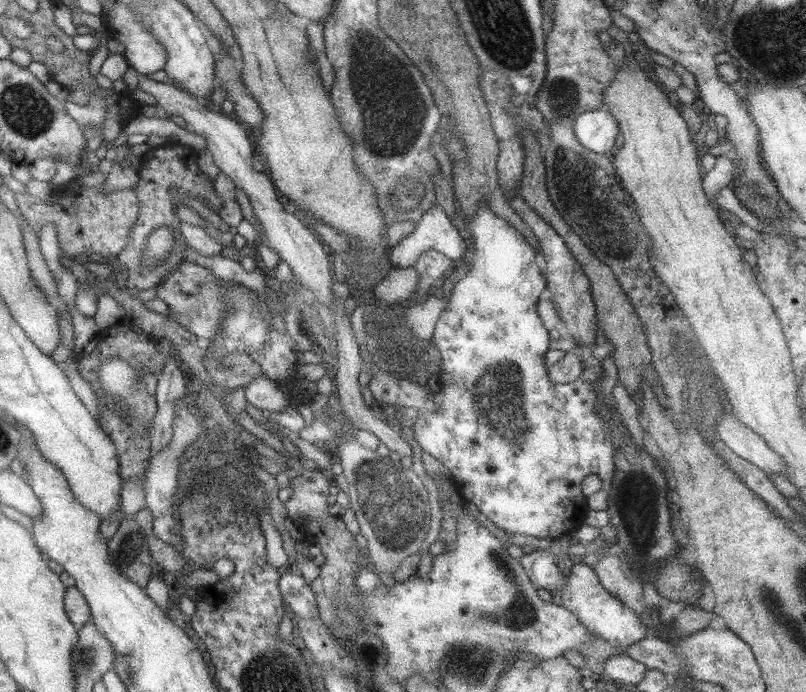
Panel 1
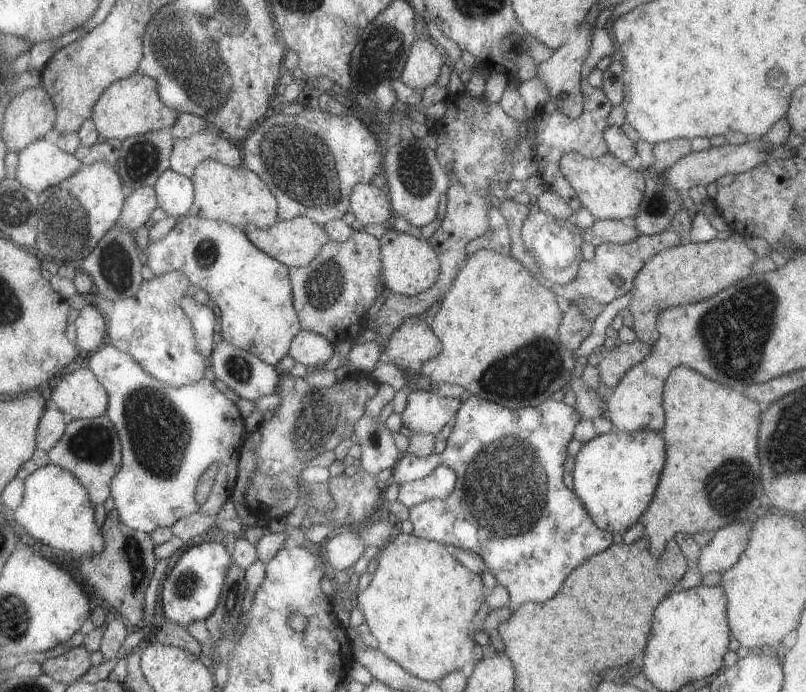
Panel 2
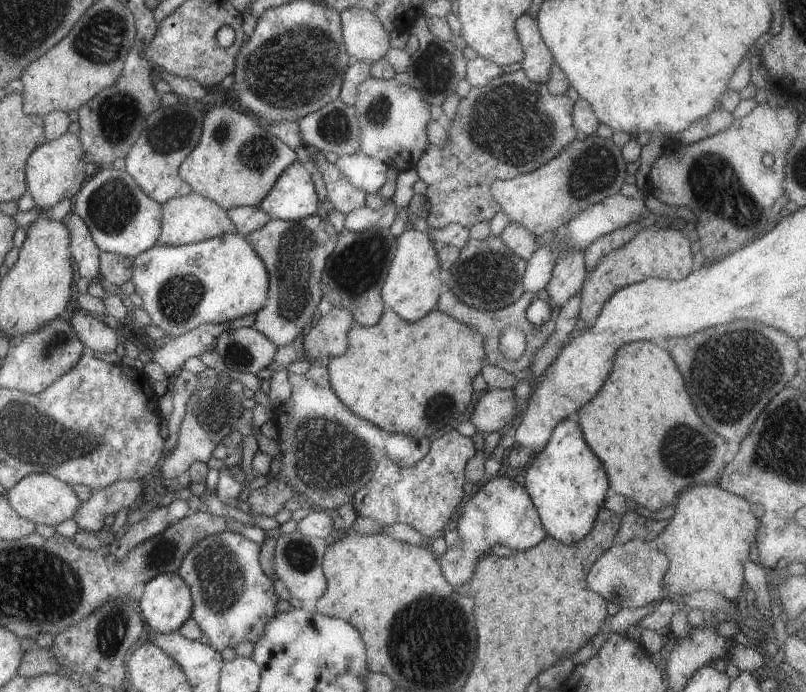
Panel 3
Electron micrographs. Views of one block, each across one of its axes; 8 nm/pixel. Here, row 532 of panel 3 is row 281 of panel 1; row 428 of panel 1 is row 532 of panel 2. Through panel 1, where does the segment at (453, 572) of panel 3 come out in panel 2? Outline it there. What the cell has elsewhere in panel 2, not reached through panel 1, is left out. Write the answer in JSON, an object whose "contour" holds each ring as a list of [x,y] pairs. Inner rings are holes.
{"contour":[[[471,395],[459,405],[441,453],[416,457],[405,452],[392,468],[389,482],[398,485],[423,479],[439,465],[455,473],[454,489],[449,496],[425,499],[408,508],[412,533],[420,539],[440,542],[481,556],[497,584],[507,590],[510,596],[507,605],[511,612],[529,601],[542,603],[549,600],[574,568],[611,544],[612,534],[601,530],[593,522],[579,497],[561,479],[563,462],[568,456],[567,443],[580,420],[575,407],[551,398],[534,407],[511,410]]]}

